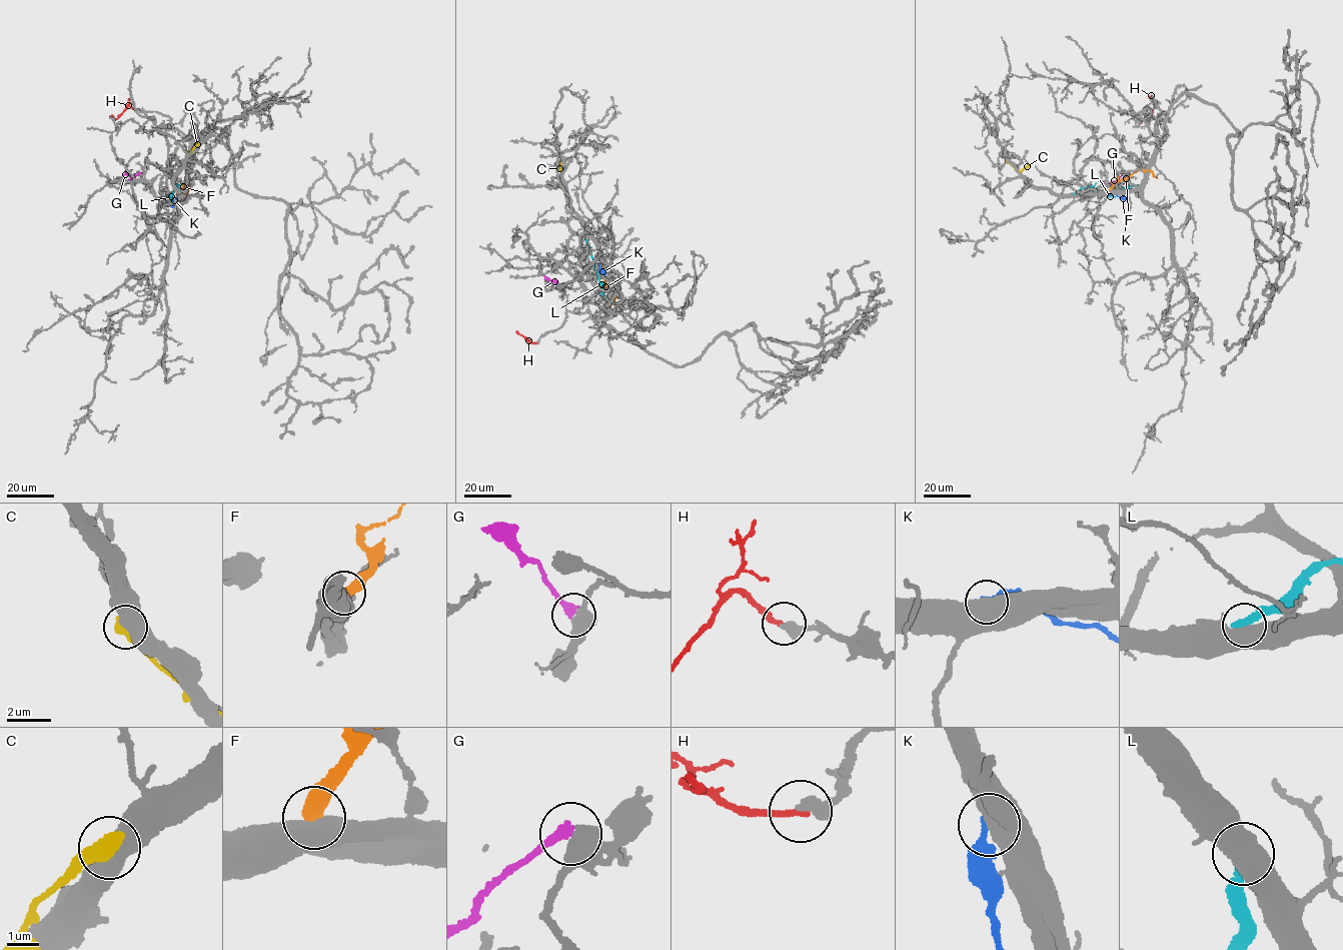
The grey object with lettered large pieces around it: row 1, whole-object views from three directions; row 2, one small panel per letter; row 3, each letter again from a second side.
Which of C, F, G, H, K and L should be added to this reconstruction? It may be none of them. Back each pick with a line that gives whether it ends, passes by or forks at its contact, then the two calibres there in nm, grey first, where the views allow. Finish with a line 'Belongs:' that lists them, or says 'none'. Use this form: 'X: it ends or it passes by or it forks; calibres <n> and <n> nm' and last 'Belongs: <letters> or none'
H: it ends; calibres 440 and 220 nm
Belongs: H

